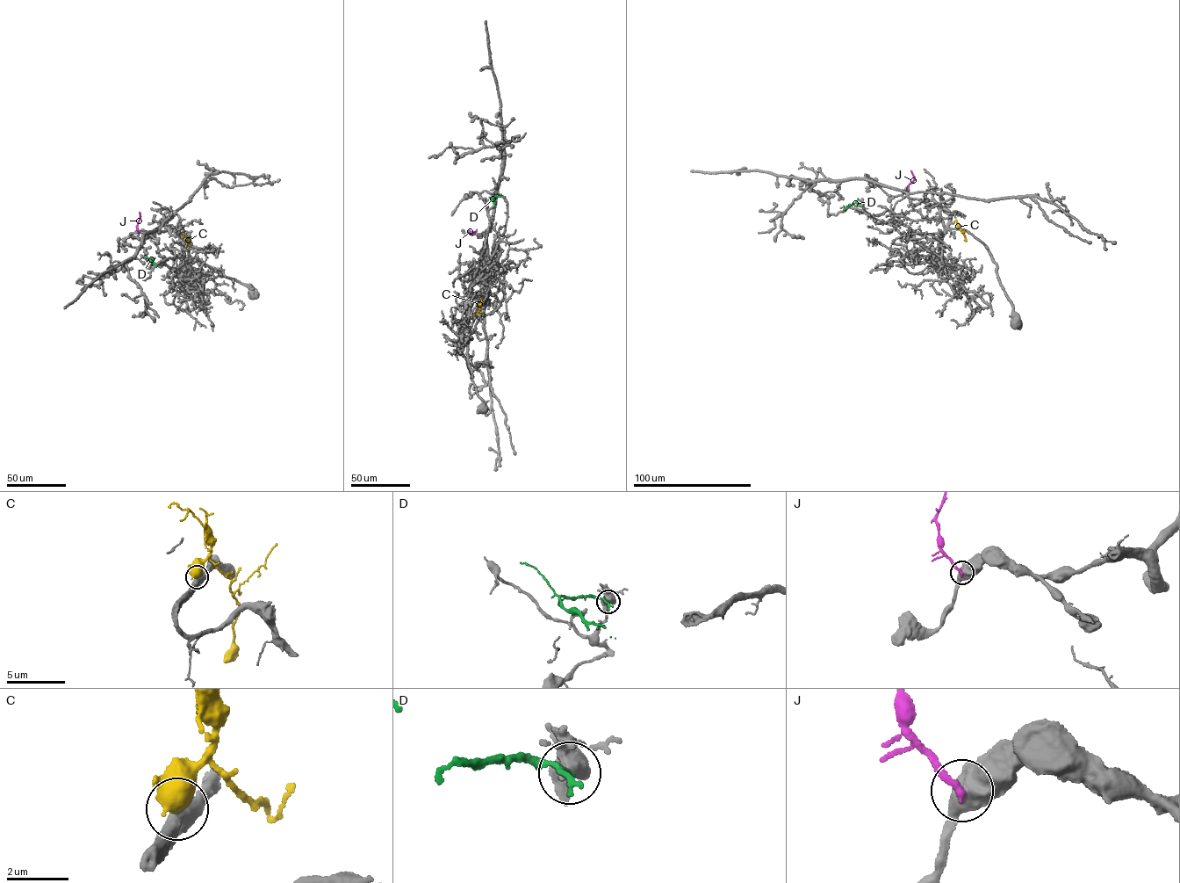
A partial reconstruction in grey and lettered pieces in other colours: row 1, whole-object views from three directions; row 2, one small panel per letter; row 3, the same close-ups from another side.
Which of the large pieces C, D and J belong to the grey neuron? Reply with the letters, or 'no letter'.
no letter

